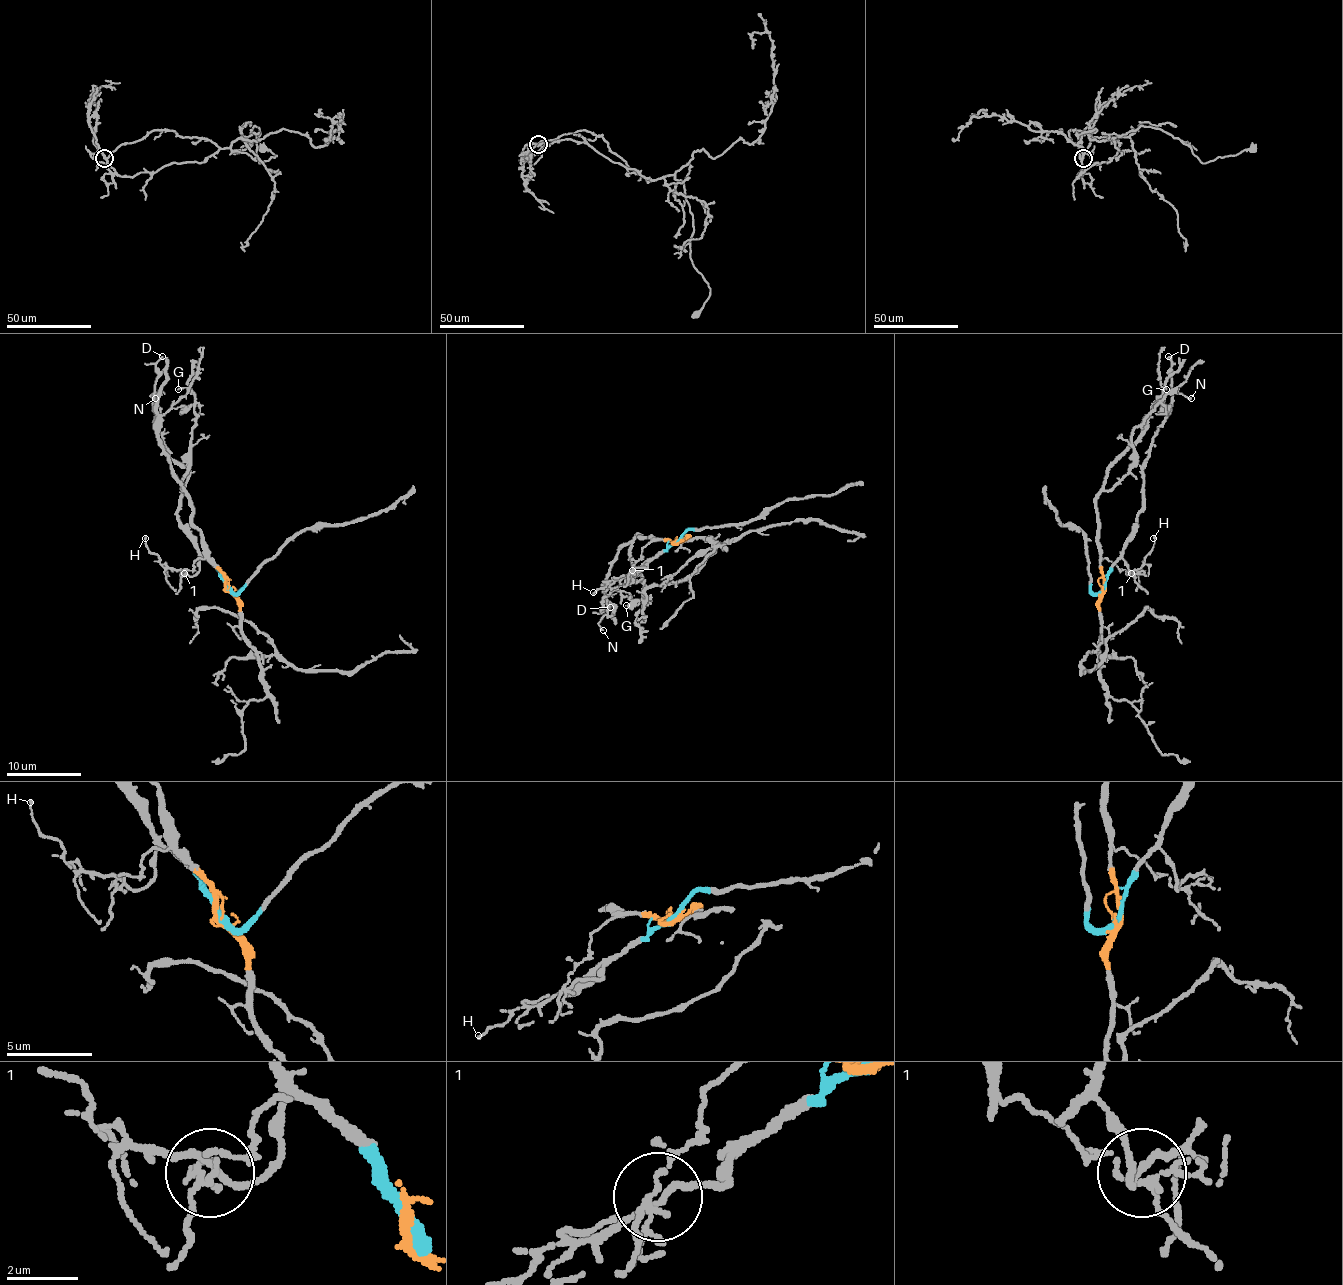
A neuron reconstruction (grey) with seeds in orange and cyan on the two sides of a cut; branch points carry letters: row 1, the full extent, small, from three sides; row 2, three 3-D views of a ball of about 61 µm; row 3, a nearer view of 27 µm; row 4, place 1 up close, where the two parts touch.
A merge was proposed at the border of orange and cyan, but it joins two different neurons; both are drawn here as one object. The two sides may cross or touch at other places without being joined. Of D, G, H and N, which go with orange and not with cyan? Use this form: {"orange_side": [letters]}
{"orange_side": ["G", "N"]}

